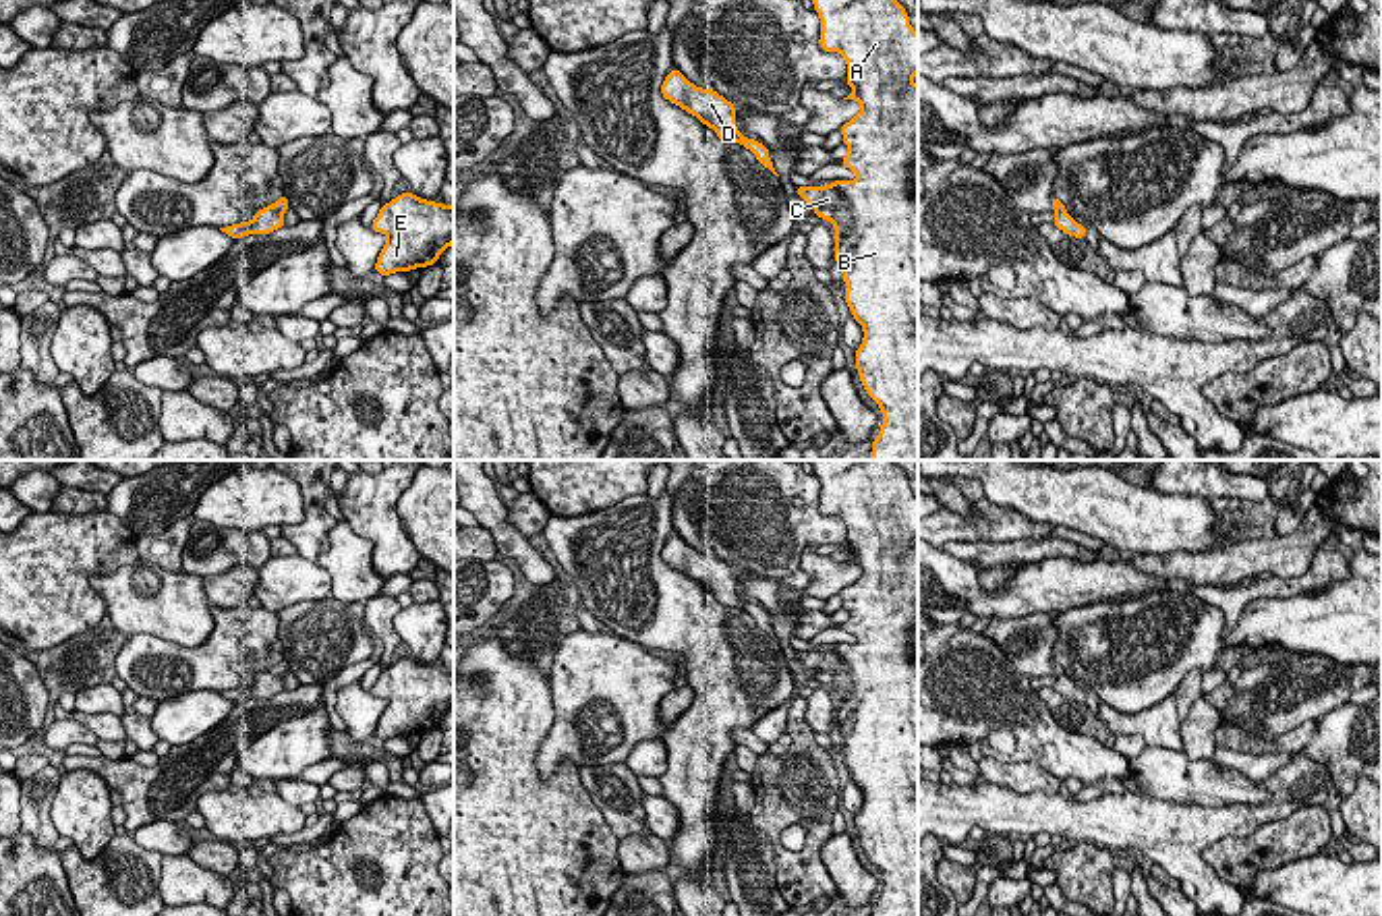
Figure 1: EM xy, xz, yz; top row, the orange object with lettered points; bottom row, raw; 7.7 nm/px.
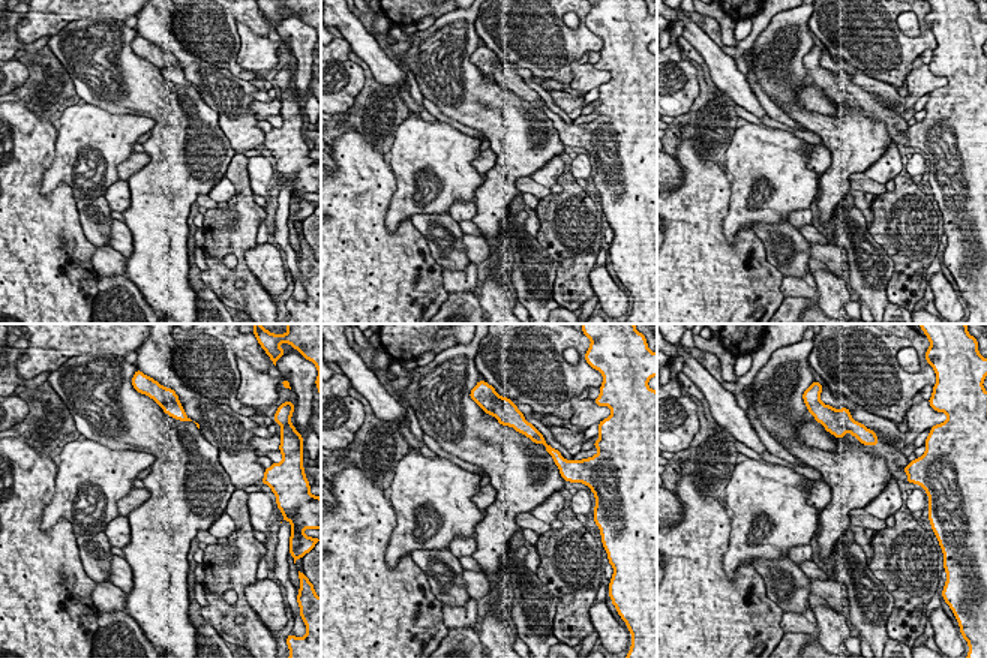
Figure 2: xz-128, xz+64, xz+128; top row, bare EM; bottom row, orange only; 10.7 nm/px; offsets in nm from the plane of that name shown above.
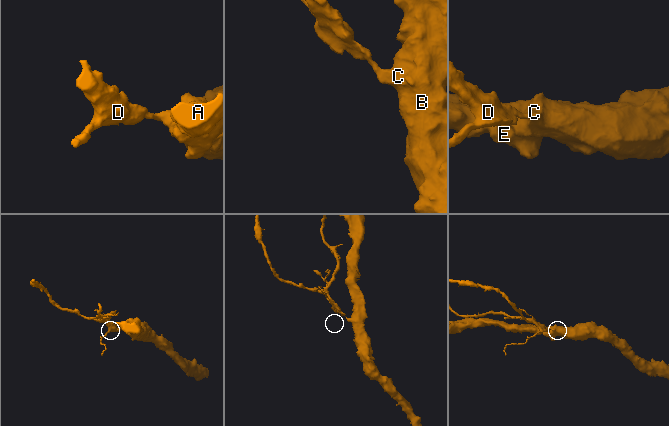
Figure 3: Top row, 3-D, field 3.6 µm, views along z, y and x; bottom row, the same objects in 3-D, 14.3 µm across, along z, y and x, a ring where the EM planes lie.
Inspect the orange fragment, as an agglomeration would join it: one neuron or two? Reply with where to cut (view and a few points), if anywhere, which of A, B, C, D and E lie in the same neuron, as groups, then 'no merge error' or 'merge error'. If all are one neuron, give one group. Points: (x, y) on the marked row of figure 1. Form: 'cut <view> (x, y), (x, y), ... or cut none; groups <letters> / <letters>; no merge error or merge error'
cut xz (742, 137), (746, 146); groups A B C E / D; merge error

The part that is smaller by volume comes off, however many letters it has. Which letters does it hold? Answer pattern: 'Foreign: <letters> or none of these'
Foreign: D

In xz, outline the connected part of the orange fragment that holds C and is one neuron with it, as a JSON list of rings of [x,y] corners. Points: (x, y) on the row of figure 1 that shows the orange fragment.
[[[812,0],[812,4],[820,17],[820,50],[839,52],[847,64],[847,87],[854,91],[843,99],[862,104],[858,116],[839,128],[843,145],[850,147],[841,164],[858,178],[796,191],[814,207],[814,216],[829,220],[837,232],[835,263],[843,271],[845,303],[864,330],[854,356],[856,371],[870,400],[883,410],[870,460],[918,460],[918,85],[912,81],[918,73],[918,33],[897,0]]]

